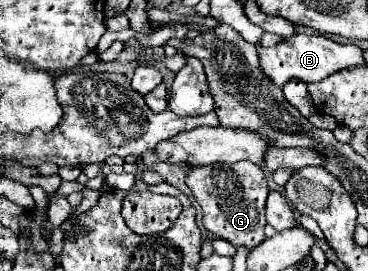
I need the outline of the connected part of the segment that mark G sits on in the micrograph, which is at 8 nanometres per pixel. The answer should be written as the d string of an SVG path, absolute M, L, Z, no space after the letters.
M239 161L233 165L215 163L205 167L191 167L185 183L203 209L203 225L207 231L227 239L235 247L245 245L247 249L257 247L257 243L265 239L265 199L269 195L269 187L265 171L259 165L251 161Z

